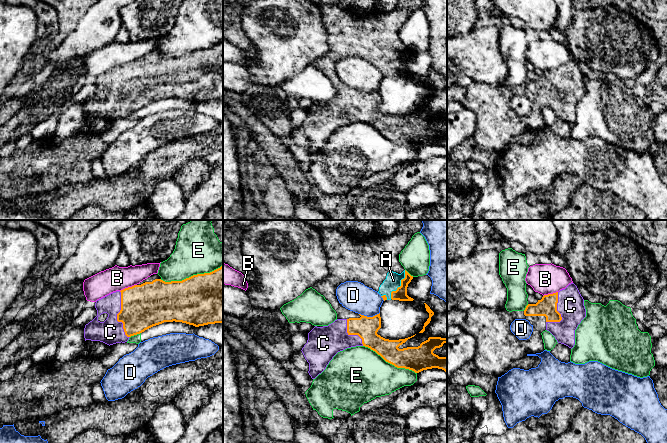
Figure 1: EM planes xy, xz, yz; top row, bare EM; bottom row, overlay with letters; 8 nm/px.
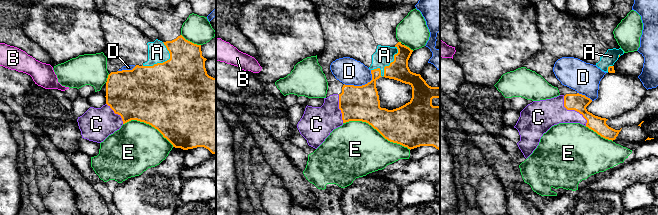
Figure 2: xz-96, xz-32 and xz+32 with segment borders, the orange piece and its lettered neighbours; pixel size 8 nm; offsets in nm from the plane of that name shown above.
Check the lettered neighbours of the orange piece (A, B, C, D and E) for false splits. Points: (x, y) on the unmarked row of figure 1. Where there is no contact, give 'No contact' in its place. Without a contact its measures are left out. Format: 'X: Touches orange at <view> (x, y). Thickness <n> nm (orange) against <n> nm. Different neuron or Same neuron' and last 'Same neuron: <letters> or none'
A: Touches orange at xz (401, 61). Thickness 100 nm (orange) against 130 nm. Same neuron
B: Touches orange at xy (128, 63). Thickness 360 nm (orange) against 190 nm. Different neuron
C: Touches orange at xy (117, 92). Thickness 360 nm (orange) against 200 nm. Same neuron
D: Touches orange at xz (369, 93). Thickness 180 nm (orange) against 240 nm. Different neuron
E: Touches orange at xy (191, 52). Thickness 420 nm (orange) against 380 nm. Different neuron
Same neuron: A, C

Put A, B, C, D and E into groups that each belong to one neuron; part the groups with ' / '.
A C / B / D / E

